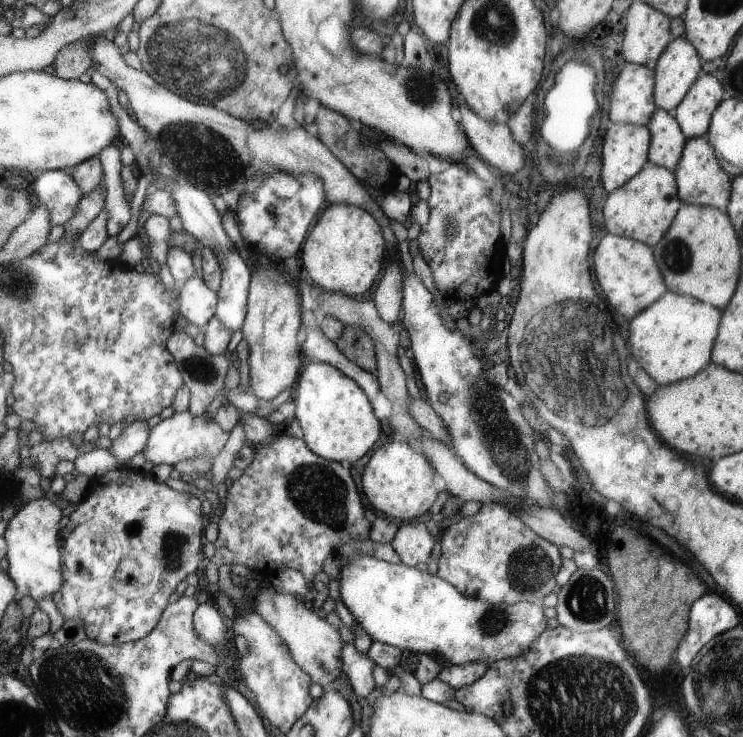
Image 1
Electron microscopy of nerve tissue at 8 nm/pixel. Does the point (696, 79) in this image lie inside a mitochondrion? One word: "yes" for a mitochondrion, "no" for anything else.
no

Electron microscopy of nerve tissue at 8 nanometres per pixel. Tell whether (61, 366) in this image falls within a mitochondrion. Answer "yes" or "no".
no

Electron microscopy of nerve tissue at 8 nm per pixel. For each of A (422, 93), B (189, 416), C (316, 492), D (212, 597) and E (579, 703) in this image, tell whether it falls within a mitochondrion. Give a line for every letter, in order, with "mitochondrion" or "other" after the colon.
A: mitochondrion
B: other
C: mitochondrion
D: other
E: mitochondrion

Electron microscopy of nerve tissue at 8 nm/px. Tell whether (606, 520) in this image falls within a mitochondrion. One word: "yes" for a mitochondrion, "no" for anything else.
no

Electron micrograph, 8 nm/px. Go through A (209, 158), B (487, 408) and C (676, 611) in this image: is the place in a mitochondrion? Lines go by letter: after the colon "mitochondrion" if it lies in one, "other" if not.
A: mitochondrion
B: mitochondrion
C: other

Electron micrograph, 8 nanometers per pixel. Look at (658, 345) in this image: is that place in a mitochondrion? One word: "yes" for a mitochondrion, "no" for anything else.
no

